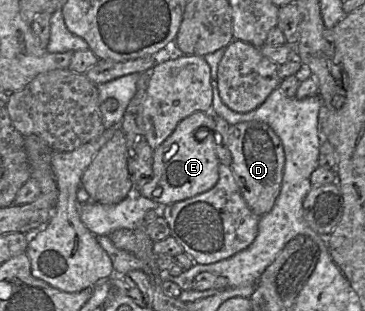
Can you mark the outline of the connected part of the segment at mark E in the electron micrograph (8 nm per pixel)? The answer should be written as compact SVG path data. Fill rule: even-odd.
M198 111L181 120L173 133L154 150L152 179L142 186L138 193L161 204L170 205L213 188L219 179L220 165L213 135L215 128L215 116L211 112ZM199 127L206 127L210 130L210 134L204 140L195 138L195 132ZM174 143L178 145L178 150L170 160L167 160L166 151Z

